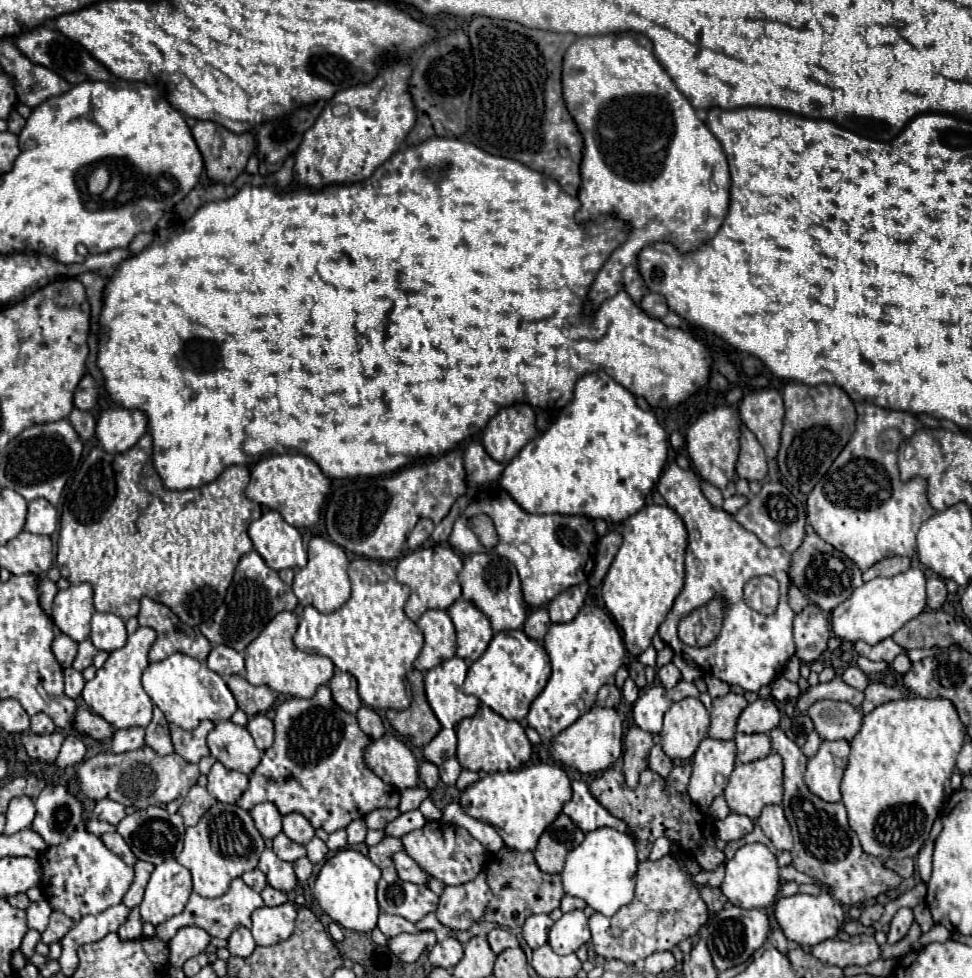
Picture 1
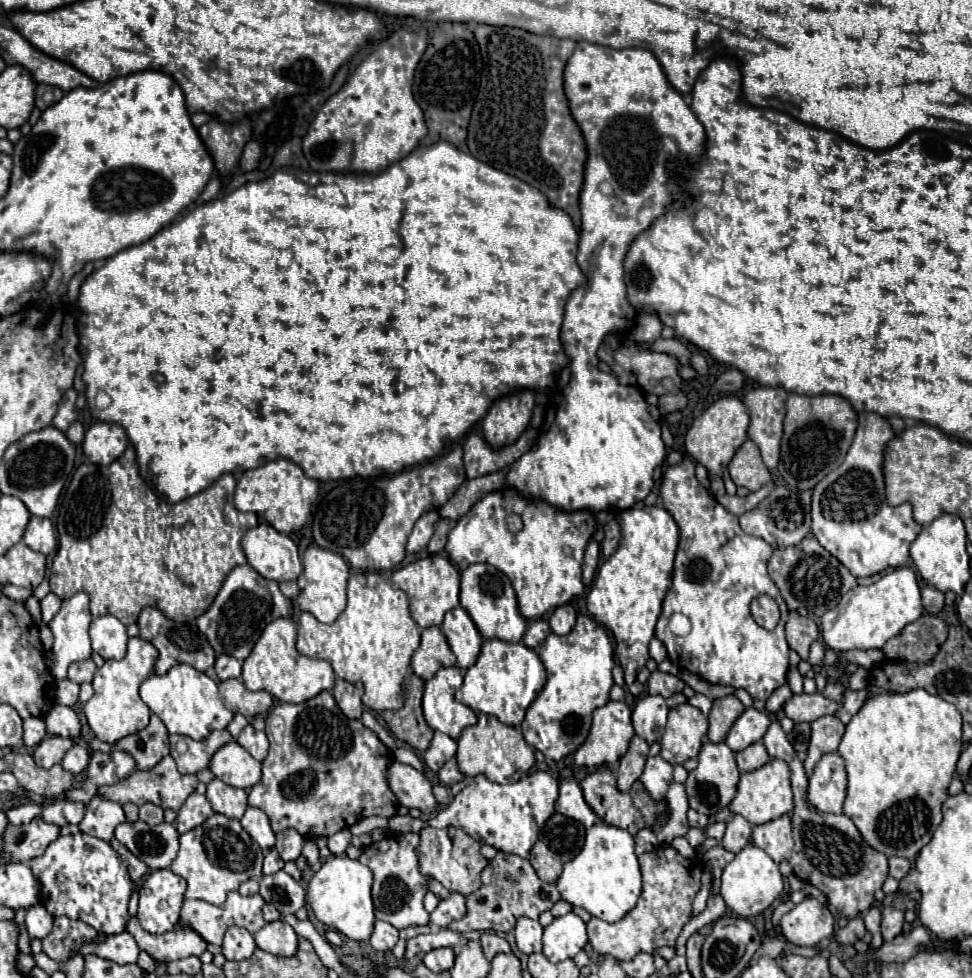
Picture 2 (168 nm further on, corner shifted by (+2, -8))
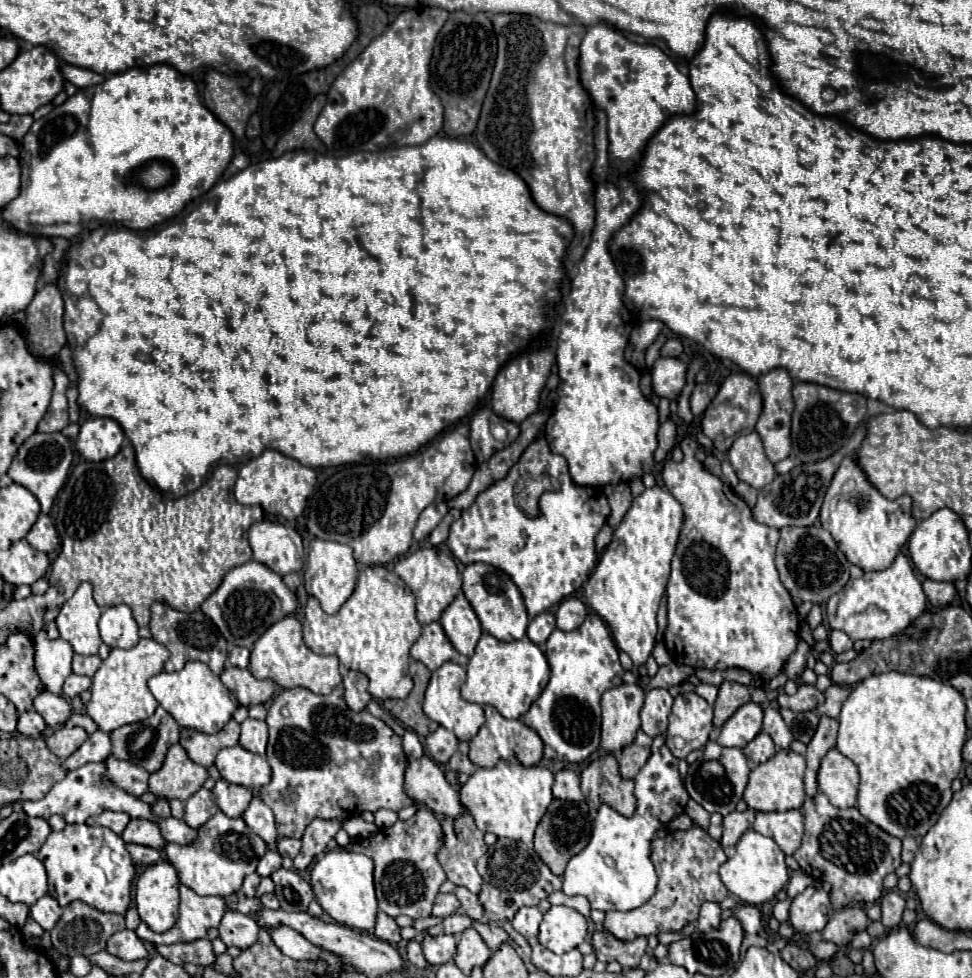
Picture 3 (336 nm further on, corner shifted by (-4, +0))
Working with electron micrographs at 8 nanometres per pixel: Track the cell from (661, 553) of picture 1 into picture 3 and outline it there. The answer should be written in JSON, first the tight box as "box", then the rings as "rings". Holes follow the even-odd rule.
{"box":[585,486,683,666],"rings":[[[653,486],[637,496],[613,534],[611,544],[599,558],[595,572],[585,584],[587,604],[605,620],[617,648],[629,654],[635,666],[647,662],[655,648],[657,610],[665,596],[671,574],[671,558],[683,528],[683,508],[667,490]]]}

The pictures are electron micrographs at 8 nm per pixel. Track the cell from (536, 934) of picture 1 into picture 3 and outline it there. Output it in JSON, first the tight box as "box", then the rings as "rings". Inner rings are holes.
{"box":[511,906,543,940],"rings":[[[531,906],[531,908],[521,908],[521,910],[515,914],[515,918],[511,920],[513,928],[515,928],[521,936],[525,936],[527,940],[533,940],[533,938],[539,936],[539,926],[541,926],[541,922],[543,922],[543,914],[541,914],[539,908],[535,908],[535,906]]]}

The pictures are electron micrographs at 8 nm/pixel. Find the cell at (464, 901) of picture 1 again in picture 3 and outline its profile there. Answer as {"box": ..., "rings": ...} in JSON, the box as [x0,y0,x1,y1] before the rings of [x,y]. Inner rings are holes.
{"box":[433,894,461,916],"rings":[[[439,894],[433,906],[433,916],[449,916],[461,908],[459,900],[453,894]]]}

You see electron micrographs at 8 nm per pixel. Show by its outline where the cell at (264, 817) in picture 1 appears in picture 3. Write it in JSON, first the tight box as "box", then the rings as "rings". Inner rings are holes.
{"box":[243,798,277,844],"rings":[[[261,798],[251,800],[249,808],[243,814],[243,820],[247,822],[249,830],[259,834],[267,844],[273,844],[277,840],[277,826],[275,826],[273,812]]]}

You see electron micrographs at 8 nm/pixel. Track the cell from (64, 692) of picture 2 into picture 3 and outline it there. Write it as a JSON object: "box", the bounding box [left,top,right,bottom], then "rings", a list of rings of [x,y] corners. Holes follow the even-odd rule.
{"box":[63,674,91,698],"rings":[[[71,674],[65,684],[63,684],[63,696],[65,698],[73,698],[79,696],[83,690],[87,690],[91,686],[91,678],[89,676],[79,676],[79,674]]]}

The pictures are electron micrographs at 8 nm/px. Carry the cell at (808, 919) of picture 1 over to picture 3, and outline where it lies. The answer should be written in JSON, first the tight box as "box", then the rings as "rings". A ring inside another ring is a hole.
{"box":[789,886,835,932],"rings":[[[809,886],[805,892],[793,898],[789,910],[789,924],[795,932],[821,932],[833,916],[833,912],[835,910],[831,906],[829,894],[823,888]]]}

